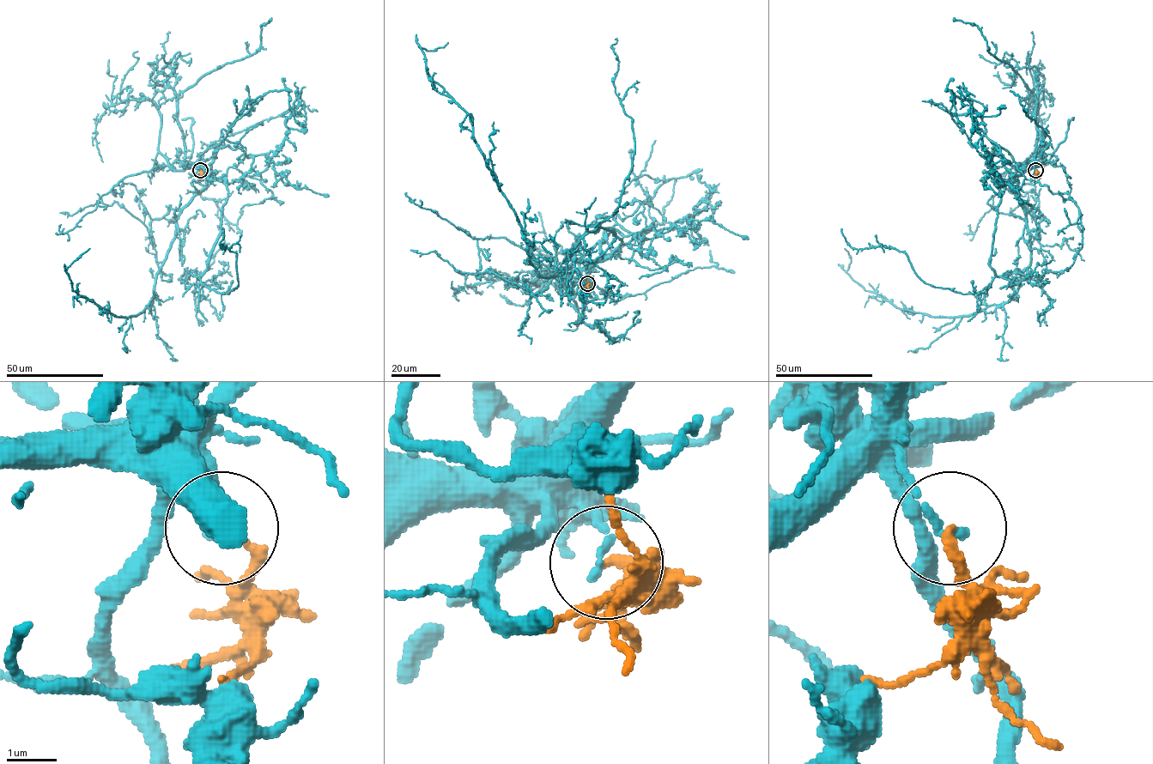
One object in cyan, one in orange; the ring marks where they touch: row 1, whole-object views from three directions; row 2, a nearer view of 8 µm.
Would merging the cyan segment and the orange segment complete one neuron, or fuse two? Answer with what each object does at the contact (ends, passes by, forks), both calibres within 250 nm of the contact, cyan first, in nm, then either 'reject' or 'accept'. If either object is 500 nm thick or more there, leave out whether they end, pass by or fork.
cyan ends | orange ends | 160/180 nm | reject

